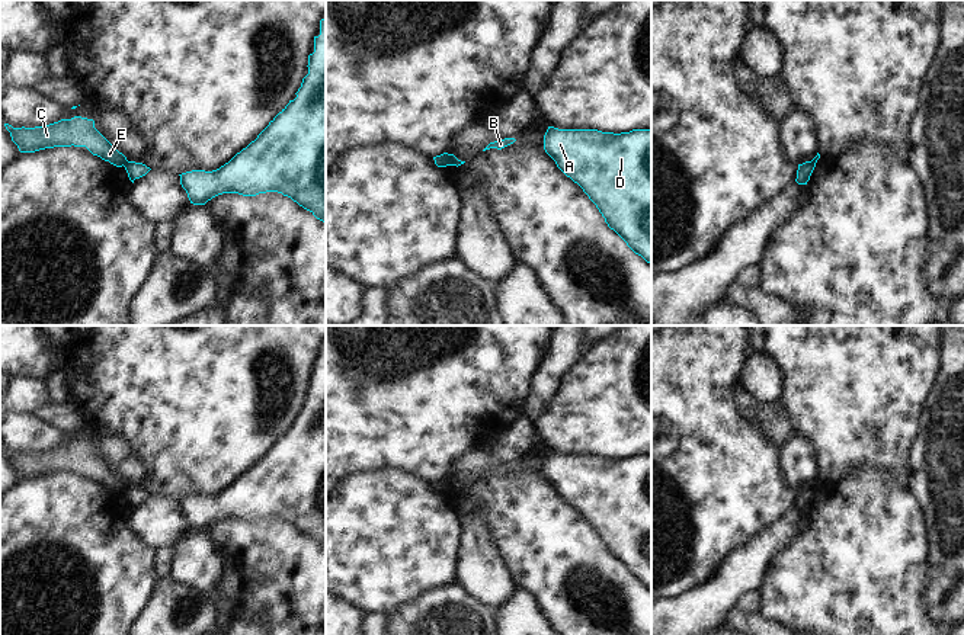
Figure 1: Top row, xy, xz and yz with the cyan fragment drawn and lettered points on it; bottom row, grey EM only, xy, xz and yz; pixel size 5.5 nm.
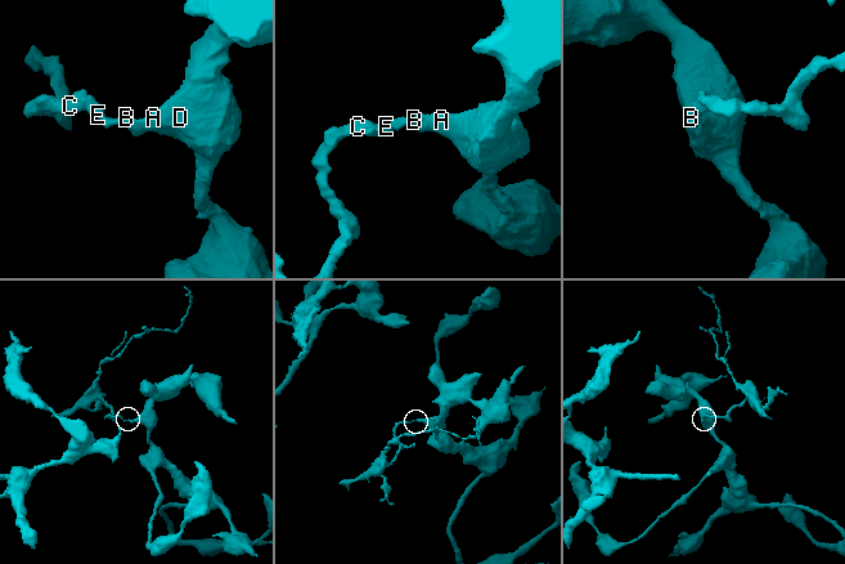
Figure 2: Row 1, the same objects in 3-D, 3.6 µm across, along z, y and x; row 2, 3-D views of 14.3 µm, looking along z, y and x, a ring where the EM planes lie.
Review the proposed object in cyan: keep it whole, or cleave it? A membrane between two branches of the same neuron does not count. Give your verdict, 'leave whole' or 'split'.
split

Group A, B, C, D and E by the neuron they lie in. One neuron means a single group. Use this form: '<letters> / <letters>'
A B D / C E

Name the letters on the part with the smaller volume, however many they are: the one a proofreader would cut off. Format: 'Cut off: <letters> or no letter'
Cut off: C, E

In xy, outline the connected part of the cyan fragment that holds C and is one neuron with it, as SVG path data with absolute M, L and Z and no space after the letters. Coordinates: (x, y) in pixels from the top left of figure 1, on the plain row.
M74 442L45 452L13 453L9 449L4 449L4 452L20 478L74 471L86 472L93 481L116 493L122 493L128 487L126 482L95 453L93 445Z

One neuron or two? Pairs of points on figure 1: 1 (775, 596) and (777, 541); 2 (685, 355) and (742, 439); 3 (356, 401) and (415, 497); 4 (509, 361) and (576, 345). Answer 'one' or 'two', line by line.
1: two
2: one
3: two
4: two

